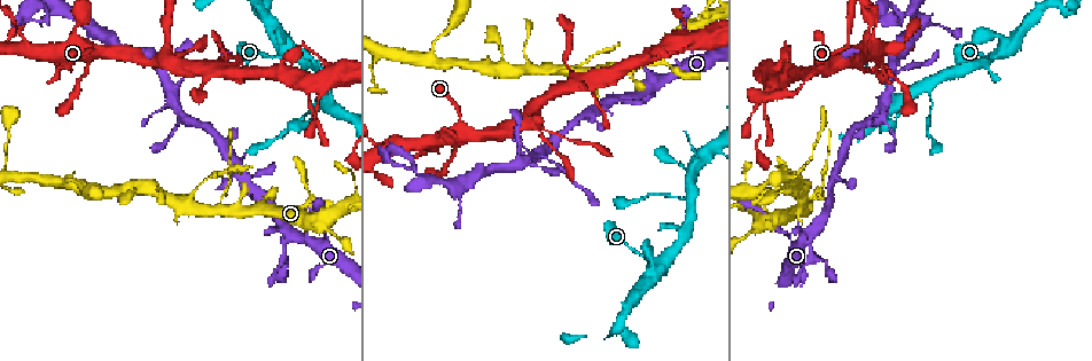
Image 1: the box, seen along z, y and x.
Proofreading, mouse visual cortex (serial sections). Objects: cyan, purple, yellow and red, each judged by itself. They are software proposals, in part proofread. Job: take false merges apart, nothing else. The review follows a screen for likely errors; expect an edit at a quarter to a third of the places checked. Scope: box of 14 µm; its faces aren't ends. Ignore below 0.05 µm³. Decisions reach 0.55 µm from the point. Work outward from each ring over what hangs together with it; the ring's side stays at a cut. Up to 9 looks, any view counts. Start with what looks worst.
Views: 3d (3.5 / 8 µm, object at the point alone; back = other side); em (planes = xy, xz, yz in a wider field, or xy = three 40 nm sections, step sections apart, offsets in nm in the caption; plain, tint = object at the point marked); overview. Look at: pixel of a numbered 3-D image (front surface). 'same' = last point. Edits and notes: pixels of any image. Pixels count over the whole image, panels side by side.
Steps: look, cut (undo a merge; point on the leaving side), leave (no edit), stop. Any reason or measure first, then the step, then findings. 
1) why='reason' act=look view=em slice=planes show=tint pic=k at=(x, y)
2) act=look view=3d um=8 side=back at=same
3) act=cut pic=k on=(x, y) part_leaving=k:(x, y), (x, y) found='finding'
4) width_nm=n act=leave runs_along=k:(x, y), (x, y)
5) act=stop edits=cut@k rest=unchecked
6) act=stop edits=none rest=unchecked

why='abrupt turn' act=look view=3d um=3.5 pic=1 at=(834, 174)

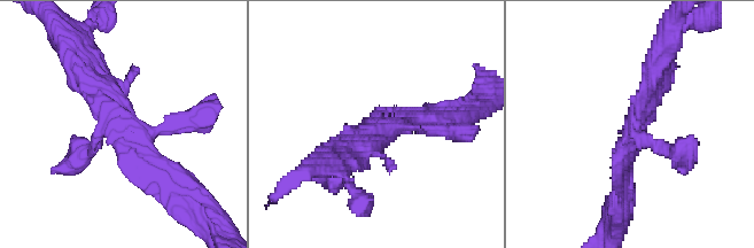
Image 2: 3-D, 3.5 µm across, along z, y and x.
why='shape alone is not enough' act=look view=em slice=planes show=tint pic=2 at=(126, 126)

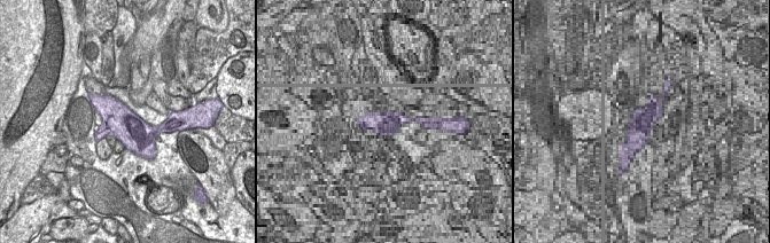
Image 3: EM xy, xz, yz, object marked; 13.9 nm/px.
why='cut it another way' act=look view=em slice=xy step=3 show=tint at=same

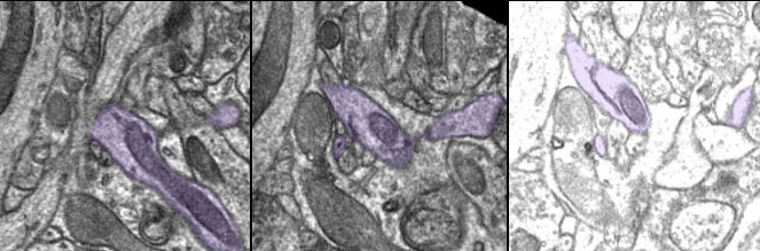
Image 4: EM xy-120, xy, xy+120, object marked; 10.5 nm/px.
act=leave runs_along=2:(177, 187), (82, 71) found='all the same cell'

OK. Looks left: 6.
why='four or more arms meet' act=look view=3d um=8 pic=1 at=(95, 47)

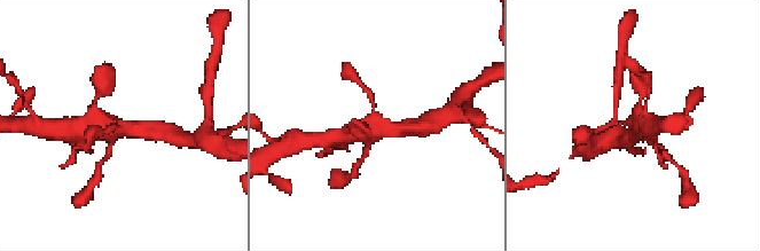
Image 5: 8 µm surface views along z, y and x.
act=look view=em slice=xy step=3 show=tint pic=5 at=(376, 126)

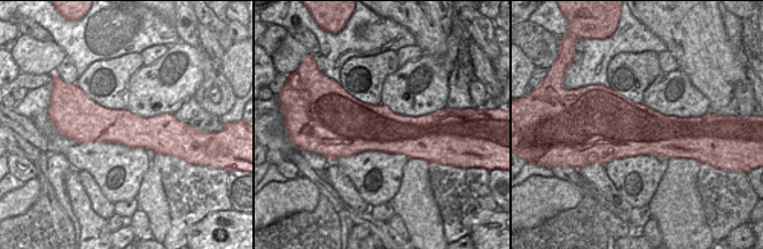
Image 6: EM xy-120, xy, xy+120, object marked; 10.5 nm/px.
width_nm=500 act=leave runs_along=5:(370, 94), (376, 124), (407, 126) found='all the same cell'

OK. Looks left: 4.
why='a narrow waist' act=look view=3d um=3.5 pic=1 at=(929, 108)

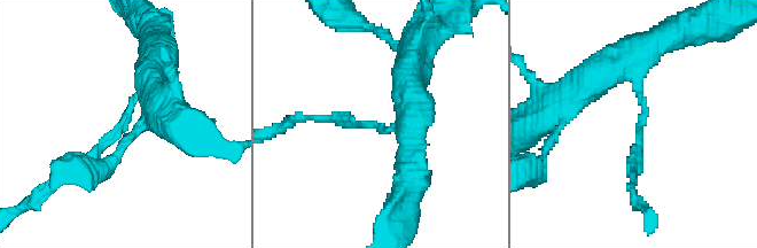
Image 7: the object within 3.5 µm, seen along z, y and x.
arm_widths_nm=200,200 why='now the EM' act=look view=em slice=planes show=tint pic=7 at=(637, 130)

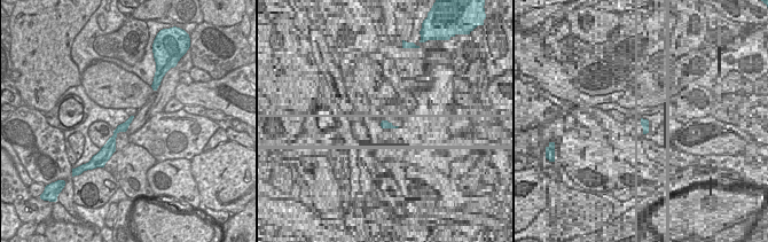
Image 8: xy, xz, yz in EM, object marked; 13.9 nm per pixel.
act=leave found='one cell here'

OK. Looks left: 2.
why='thin neck' act=look view=3d um=8 pic=1 at=(320, 86)

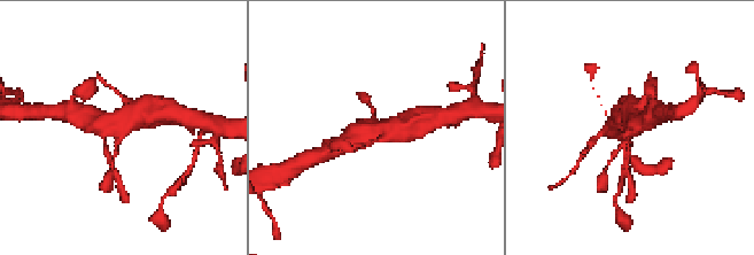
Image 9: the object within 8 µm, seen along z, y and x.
arms=4 arm_widths_nm=100,200,500,800 why='now the EM' act=look view=em slice=xy step=3 show=tint pic=9 at=(122, 132)

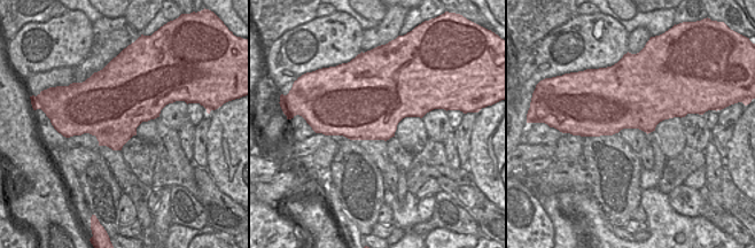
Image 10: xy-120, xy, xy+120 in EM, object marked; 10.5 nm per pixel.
act=leave runs_along=9:(342, 143), (372, 129), (401, 129) found='continuous, no second cell'

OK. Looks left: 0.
act=stop edits=none rest=unchecked

